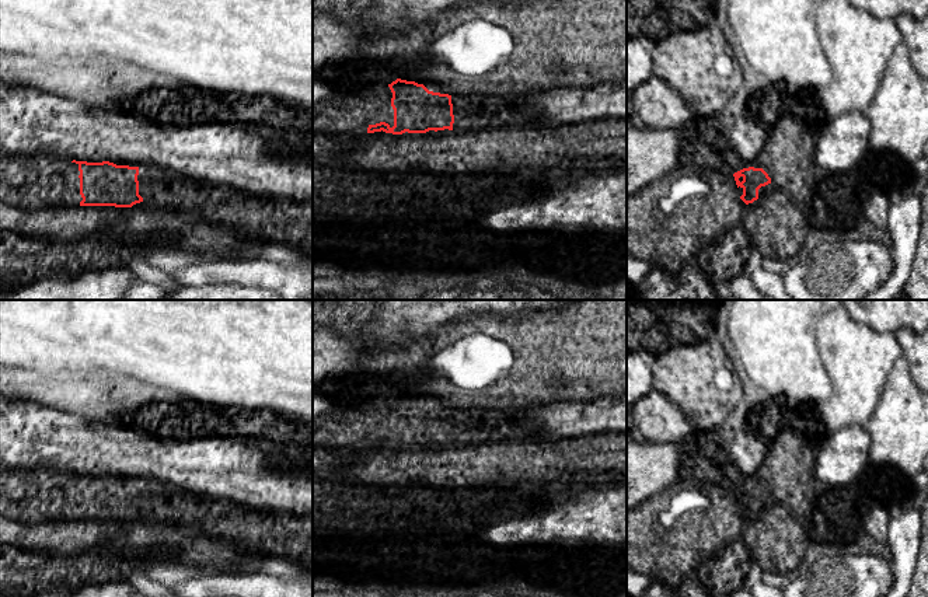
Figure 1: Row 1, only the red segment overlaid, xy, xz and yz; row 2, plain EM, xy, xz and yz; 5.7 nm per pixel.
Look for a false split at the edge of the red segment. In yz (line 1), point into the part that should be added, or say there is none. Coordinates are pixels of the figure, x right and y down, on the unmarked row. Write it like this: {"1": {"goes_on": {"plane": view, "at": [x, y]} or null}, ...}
{"1": {"goes_on": {"plane": "yz", "at": [756, 478]}}}

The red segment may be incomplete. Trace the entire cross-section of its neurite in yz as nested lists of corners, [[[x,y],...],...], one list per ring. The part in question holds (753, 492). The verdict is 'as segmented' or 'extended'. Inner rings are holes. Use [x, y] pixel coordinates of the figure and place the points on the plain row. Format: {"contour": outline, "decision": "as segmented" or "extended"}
{"contour": [[[754,475],[751,481],[743,482],[733,488],[737,509],[749,519],[758,513],[758,503],[771,498],[770,489],[760,481],[758,475]]], "decision": "extended"}

